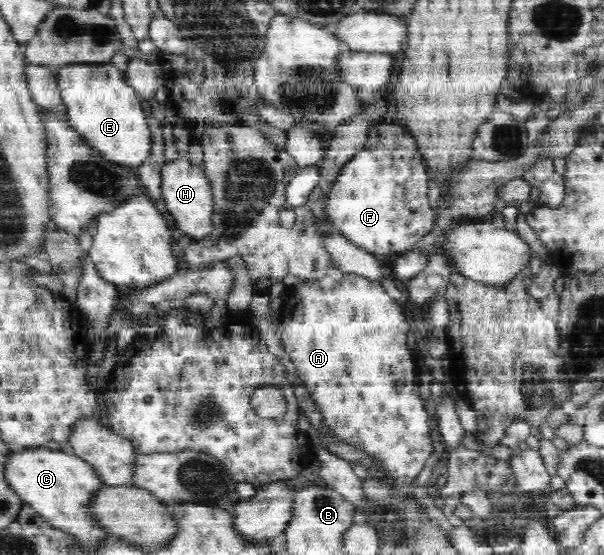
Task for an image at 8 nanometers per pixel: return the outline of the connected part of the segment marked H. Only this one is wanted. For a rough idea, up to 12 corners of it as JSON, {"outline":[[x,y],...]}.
{"outline":[[188,151],[163,169],[175,227],[195,240],[215,228],[211,179]]}

